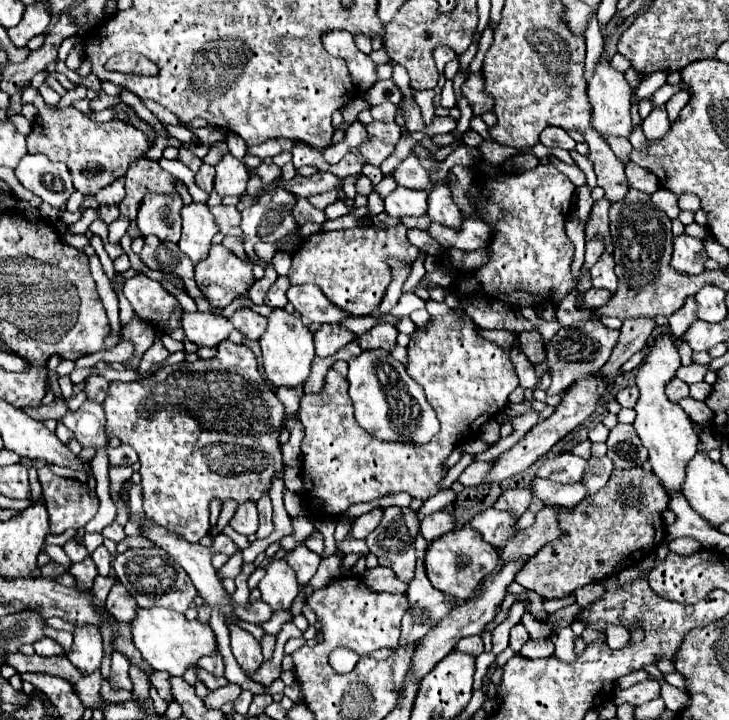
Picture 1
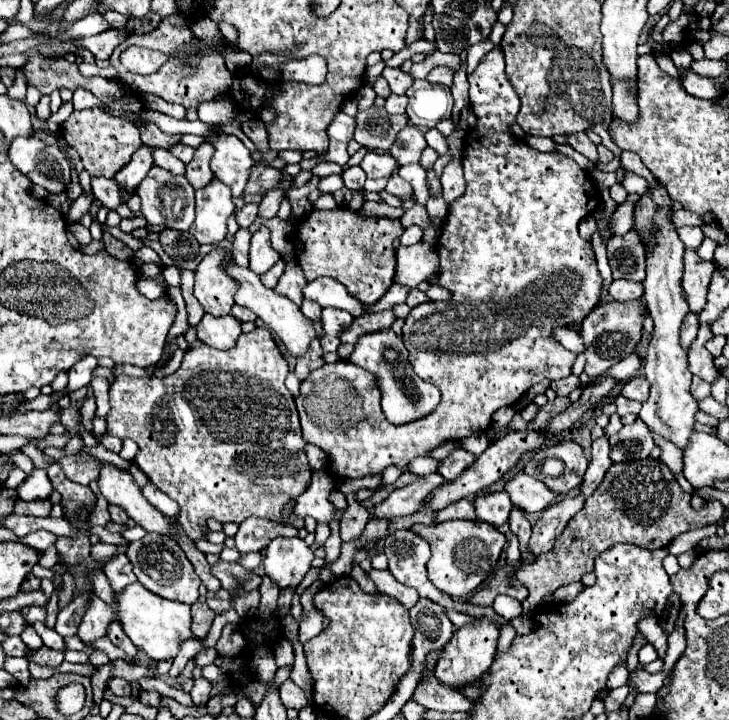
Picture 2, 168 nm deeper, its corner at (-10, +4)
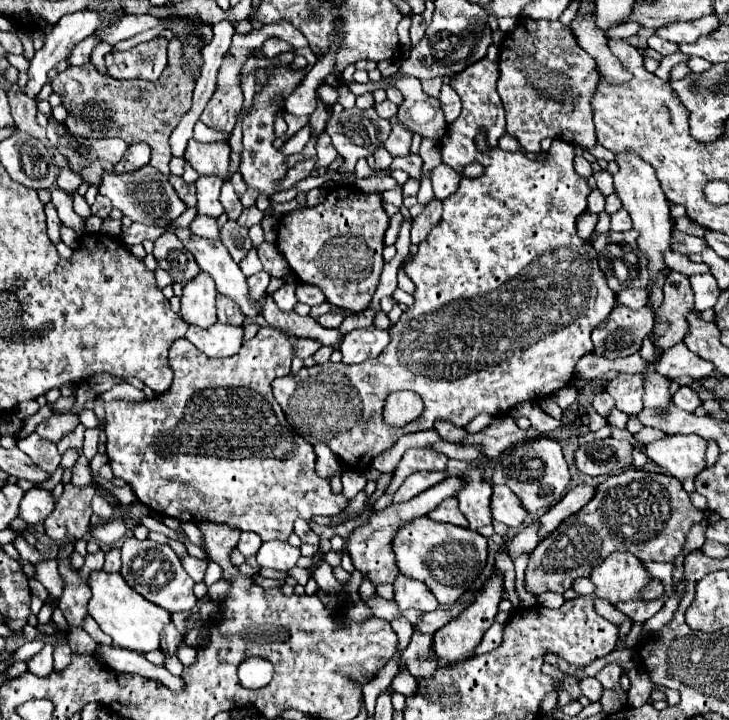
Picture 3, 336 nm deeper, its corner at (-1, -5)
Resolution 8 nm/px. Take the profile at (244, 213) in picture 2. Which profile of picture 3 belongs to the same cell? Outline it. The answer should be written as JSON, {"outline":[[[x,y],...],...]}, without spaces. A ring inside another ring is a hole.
{"outline":[[[253,205],[253,207],[249,207],[249,209],[245,209],[245,211],[241,213],[239,223],[241,223],[243,227],[251,227],[251,225],[255,225],[255,223],[261,223],[261,219],[263,219],[263,211],[259,211],[259,209]]]}

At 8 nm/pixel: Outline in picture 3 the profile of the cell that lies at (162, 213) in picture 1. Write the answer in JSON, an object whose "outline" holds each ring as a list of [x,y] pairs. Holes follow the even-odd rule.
{"outline":[[[145,165],[143,169],[135,169],[131,173],[103,173],[99,193],[109,197],[113,201],[113,207],[121,209],[123,215],[127,215],[131,221],[143,225],[167,225],[185,211],[185,203],[177,197],[175,189],[171,189],[167,177],[151,165]]]}

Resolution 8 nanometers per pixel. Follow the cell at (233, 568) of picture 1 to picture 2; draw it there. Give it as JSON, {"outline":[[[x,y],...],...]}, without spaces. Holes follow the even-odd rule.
{"outline":[[[202,648],[202,650],[196,654],[196,662],[198,662],[198,666],[216,664],[216,660],[218,660],[218,654],[216,654],[216,650],[214,650],[214,648],[210,648],[210,650]]]}

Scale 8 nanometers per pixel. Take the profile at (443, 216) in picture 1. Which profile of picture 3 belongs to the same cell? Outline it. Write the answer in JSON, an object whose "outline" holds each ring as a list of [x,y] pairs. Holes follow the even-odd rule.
{"outline":[[[439,165],[431,171],[431,183],[433,183],[433,193],[437,199],[445,199],[449,197],[451,193],[457,191],[459,187],[459,179],[461,175],[451,169],[449,165]]]}

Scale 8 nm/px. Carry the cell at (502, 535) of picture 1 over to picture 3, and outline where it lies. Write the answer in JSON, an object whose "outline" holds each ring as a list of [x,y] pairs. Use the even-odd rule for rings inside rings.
{"outline":[[[449,459],[449,475],[463,479],[463,489],[457,493],[459,509],[469,521],[469,529],[479,529],[491,523],[491,483],[483,479],[483,471],[473,461]]]}

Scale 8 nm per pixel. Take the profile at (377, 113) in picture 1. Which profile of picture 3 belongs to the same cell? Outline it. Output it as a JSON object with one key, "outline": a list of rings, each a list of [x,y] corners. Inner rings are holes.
{"outline":[[[385,99],[383,103],[375,103],[373,107],[375,107],[377,115],[379,115],[379,117],[383,117],[383,119],[393,119],[393,117],[397,115],[397,105],[395,105],[395,103],[391,103],[389,99]]]}

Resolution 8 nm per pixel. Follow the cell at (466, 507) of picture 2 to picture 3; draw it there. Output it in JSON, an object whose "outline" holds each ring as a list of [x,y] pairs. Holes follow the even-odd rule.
{"outline":[[[447,497],[447,501],[443,501],[437,509],[433,509],[427,517],[433,519],[433,521],[443,521],[443,523],[467,527],[467,519],[465,519],[465,515],[459,511],[455,497]]]}

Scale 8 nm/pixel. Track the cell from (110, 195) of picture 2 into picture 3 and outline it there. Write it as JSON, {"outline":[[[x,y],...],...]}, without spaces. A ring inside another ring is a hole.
{"outline":[[[69,169],[59,171],[59,177],[57,177],[57,187],[59,189],[63,189],[67,193],[73,193],[73,191],[77,191],[81,187],[81,183],[83,183],[81,177],[75,175],[73,171],[69,171]]]}

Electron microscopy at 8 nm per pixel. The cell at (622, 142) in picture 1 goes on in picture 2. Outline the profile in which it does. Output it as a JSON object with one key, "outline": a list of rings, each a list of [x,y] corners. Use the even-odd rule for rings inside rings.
{"outline":[[[614,84],[614,116],[624,120],[626,124],[634,124],[636,122],[636,114],[638,114],[638,106],[634,100],[628,100],[626,96],[626,86],[624,84]]]}

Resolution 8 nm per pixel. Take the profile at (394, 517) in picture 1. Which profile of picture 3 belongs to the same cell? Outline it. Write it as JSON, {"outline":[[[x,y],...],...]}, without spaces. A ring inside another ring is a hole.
{"outline":[[[399,575],[395,581],[395,601],[401,611],[417,609],[417,611],[435,611],[439,607],[433,593],[421,581]]]}

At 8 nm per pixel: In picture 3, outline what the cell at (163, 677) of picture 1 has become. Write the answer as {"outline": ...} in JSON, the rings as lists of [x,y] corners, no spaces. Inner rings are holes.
{"outline":[[[171,623],[171,625],[167,625],[167,629],[163,631],[163,641],[161,641],[161,647],[165,647],[169,653],[173,653],[175,655],[175,649],[177,649],[177,643],[181,641],[183,637],[181,637],[181,633],[177,631],[177,627]]]}

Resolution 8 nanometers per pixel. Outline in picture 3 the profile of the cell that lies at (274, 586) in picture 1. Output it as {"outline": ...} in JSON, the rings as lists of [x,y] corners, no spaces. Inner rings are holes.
{"outline":[[[267,541],[257,551],[259,567],[291,569],[291,567],[295,567],[299,557],[301,557],[299,547],[291,547],[289,543],[283,543],[283,541]]]}

